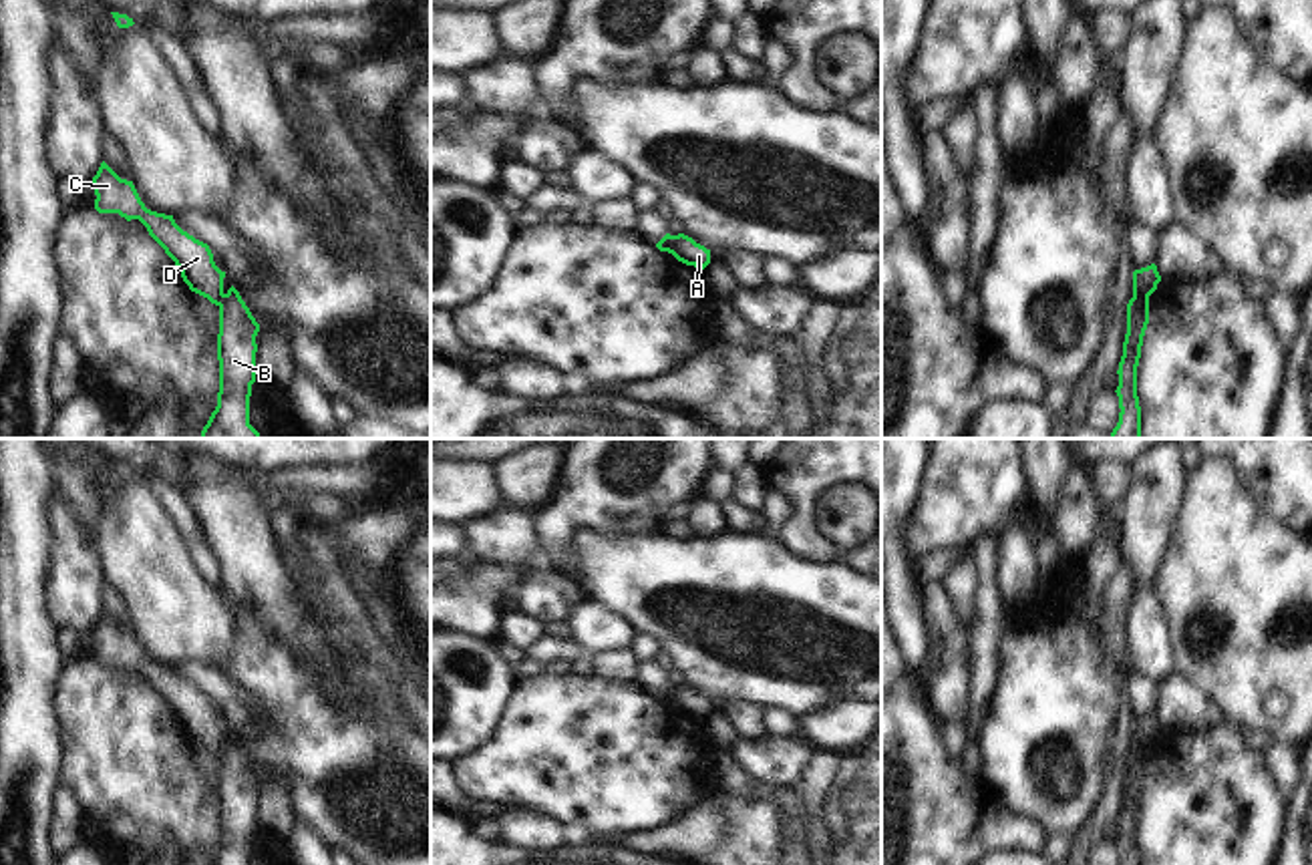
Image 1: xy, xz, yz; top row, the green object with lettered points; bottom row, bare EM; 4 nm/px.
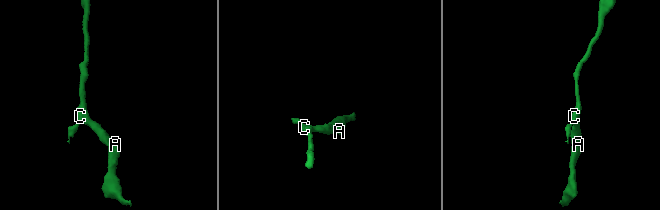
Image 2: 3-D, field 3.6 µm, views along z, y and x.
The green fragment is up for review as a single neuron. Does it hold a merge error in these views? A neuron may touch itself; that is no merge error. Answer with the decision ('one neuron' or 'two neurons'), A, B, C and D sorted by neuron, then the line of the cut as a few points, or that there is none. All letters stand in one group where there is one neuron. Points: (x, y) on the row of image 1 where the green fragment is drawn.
two neurons; groups A B / C D; cut yz (1133, 294), (1148, 298)

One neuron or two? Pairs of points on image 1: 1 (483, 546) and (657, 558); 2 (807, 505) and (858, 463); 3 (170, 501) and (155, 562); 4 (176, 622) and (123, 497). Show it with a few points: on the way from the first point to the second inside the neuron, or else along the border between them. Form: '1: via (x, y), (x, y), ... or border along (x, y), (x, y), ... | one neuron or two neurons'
1: border along (538, 554), (516, 564), (492, 564) | two neurons
2: via (811, 489), (842, 463) | one neuron
3: border along (145, 479), (188, 556) | two neurons
4: via (161, 592), (141, 558), (131, 528) | one neuron

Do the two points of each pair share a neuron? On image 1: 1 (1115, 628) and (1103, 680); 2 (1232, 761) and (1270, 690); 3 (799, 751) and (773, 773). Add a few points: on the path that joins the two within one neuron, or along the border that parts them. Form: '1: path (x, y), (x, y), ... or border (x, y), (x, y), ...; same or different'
1: border (1105, 604), (1109, 652), (1127, 666); different
2: border (1224, 717), (1260, 745); different
3: path (793, 753), (779, 767); same

